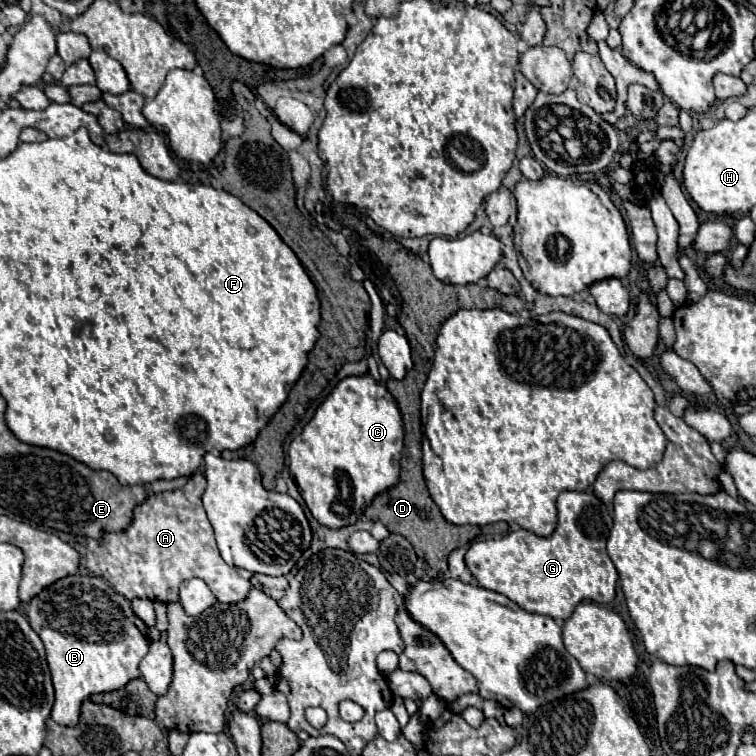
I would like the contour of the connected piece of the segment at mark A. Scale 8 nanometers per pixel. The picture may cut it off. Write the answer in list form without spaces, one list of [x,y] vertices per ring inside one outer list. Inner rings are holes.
[[[198,471],[190,477],[190,481],[184,485],[184,489],[166,491],[158,495],[150,495],[142,505],[134,509],[132,523],[126,531],[120,533],[104,533],[100,541],[86,539],[86,567],[96,575],[106,579],[116,593],[124,595],[128,601],[132,599],[150,599],[160,603],[172,603],[179,600],[178,589],[182,581],[198,577],[202,579],[216,599],[220,603],[240,603],[246,599],[248,591],[252,589],[252,583],[244,577],[240,577],[236,567],[228,567],[216,547],[212,525],[206,517],[206,511],[202,507],[202,493],[206,487],[204,475]]]

